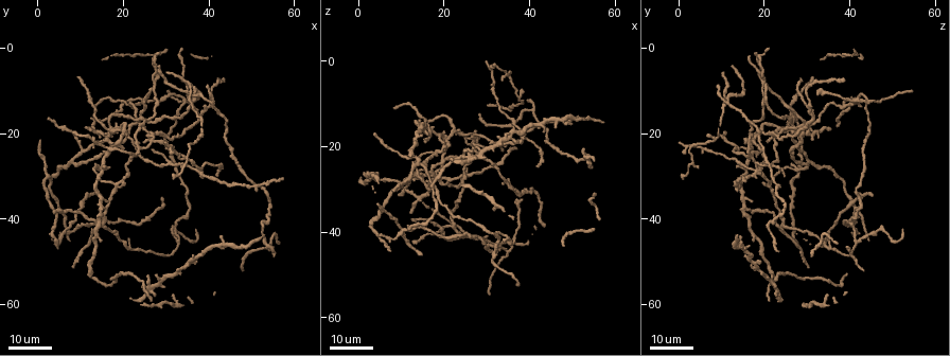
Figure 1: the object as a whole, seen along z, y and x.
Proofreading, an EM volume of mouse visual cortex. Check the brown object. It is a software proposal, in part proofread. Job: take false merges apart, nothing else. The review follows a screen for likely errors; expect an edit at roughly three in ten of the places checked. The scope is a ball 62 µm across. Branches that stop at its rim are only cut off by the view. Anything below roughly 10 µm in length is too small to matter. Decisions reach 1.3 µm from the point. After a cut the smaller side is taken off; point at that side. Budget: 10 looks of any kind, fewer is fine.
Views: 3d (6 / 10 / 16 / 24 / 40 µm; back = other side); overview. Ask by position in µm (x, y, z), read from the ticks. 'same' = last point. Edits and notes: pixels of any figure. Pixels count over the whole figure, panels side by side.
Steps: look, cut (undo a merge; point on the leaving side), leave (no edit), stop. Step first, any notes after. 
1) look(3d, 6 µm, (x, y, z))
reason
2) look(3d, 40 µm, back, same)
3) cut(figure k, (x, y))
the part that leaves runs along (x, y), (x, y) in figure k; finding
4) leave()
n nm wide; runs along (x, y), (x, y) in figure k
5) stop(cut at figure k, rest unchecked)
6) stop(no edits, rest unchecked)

look(3d, 16 µm, (20.0, 18.5, 23.0))

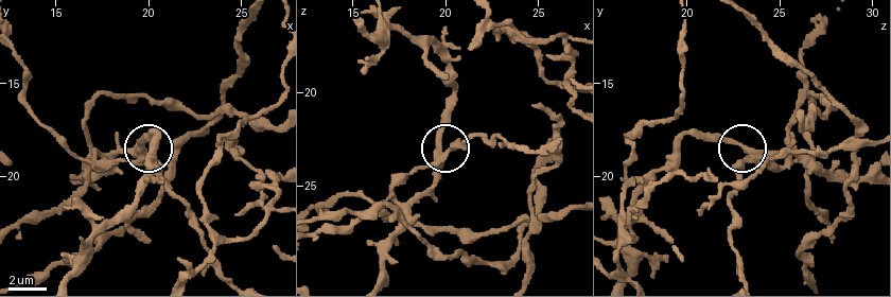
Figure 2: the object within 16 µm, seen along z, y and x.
look(3d, 10 µm, (20.0, 19.1, 23.5))
closer look

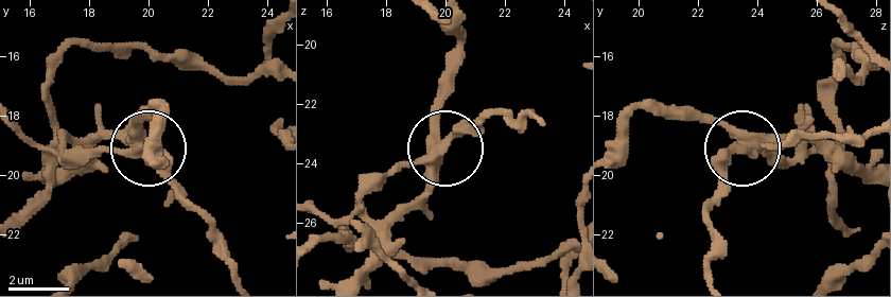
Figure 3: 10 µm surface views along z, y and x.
leave()
5 arms; all the same neuron

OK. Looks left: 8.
look(3d, 24 µm, (18.0, 32.5, 20.5))
looks like a crossing

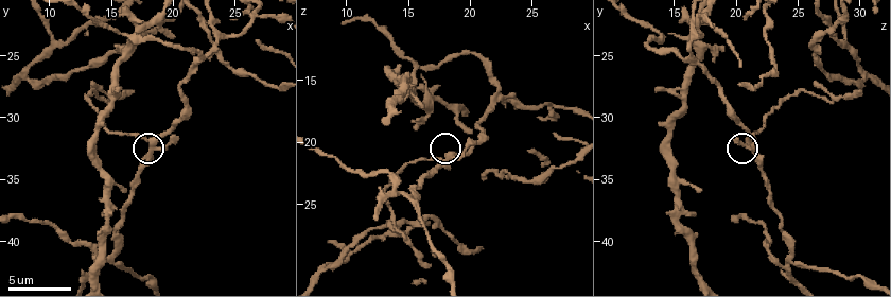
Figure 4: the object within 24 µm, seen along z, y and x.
look(3d, 6 µm, (18.0, 32.0, 21.2))
closer look

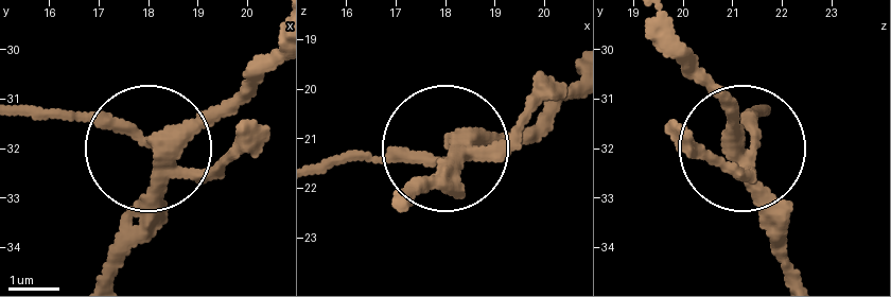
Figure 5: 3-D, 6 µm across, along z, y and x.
cut(figure 5, (229, 157))
310 nm wide; two neurons meet here

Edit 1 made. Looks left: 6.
look(3d, 16 µm, (14.8, 41.6, 24.4))
three-way junction

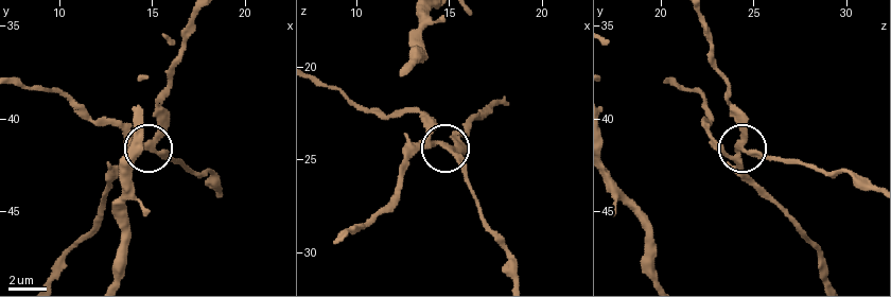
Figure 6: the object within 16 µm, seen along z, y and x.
look(3d, 16 µm, back, (14.8, 41.4, 24.3))

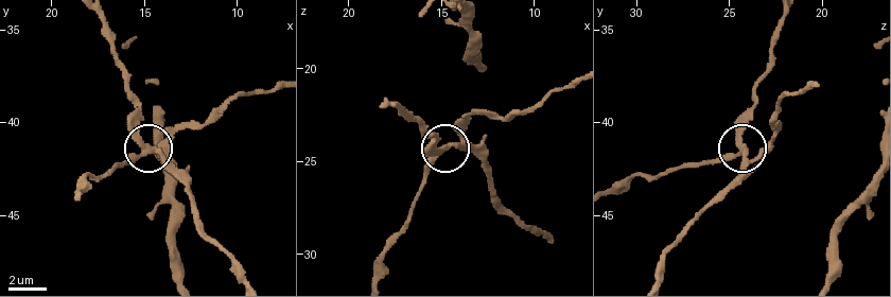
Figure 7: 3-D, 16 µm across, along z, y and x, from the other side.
leave()
all the same neuron

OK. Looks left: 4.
look(3d, 24 µm, (11.0, 41.0, 39.5))

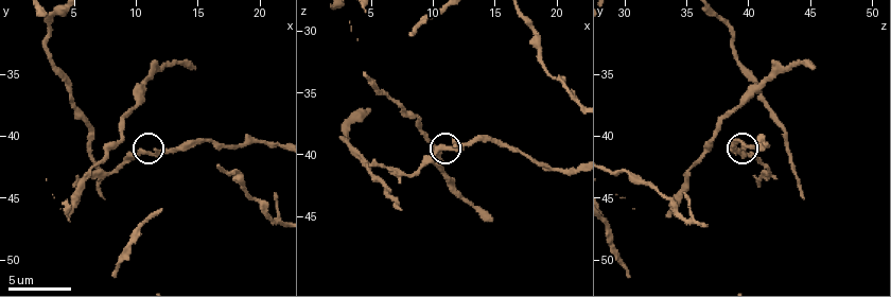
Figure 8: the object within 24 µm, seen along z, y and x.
look(3d, 6 µm, (10.4, 41.2, 39.6))

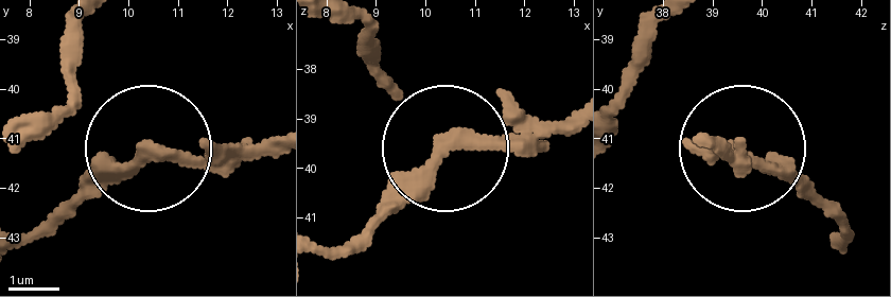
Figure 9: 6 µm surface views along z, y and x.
leave()
runs along (317, 247), (354, 234), (456, 141), (570, 133) in figure 9; all the same neuron

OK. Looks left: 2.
stop(cut at figure 5, rest unchecked)

